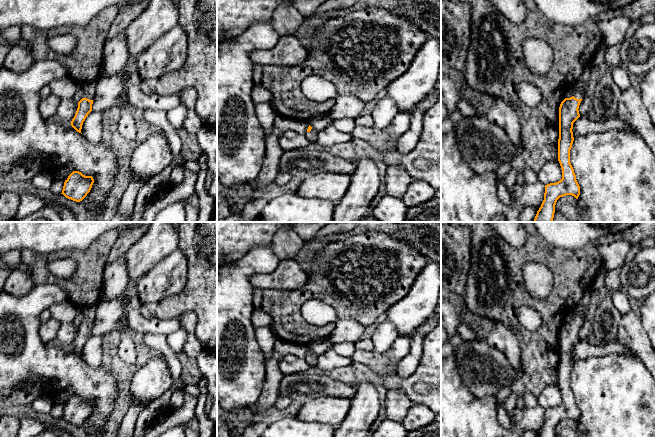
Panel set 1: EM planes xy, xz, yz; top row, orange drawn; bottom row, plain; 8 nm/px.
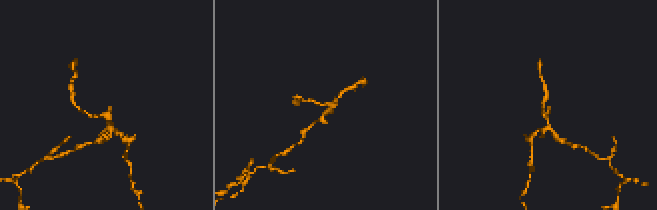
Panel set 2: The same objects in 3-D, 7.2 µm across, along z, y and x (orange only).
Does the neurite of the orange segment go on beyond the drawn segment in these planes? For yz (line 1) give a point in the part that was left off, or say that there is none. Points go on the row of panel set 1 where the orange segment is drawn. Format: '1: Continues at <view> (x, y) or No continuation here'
1: Continues at yz (580, 87)

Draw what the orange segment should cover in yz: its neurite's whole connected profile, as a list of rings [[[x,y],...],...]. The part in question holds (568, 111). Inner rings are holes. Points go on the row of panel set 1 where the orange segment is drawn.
[[[587,61],[581,77],[573,86],[575,94],[565,98],[559,107],[558,161],[562,169],[562,179],[545,185],[544,200],[533,222],[552,222],[555,205],[560,197],[572,195],[578,199],[580,186],[570,163],[570,150],[574,141],[573,123],[580,117],[579,105],[587,92],[592,73],[591,61]]]

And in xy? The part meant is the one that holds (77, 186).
[[[73,171],[64,182],[62,193],[66,198],[76,202],[82,201],[90,192],[94,179],[79,171]]]

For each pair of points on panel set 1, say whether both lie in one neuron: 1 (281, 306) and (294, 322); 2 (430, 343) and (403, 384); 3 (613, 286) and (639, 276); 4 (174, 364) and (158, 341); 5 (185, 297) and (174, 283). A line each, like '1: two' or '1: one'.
1: one
2: one
3: two
4: one
5: two

